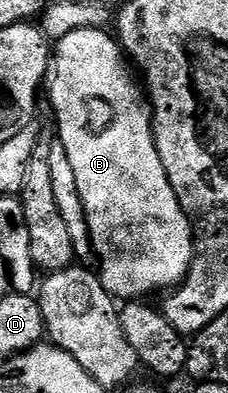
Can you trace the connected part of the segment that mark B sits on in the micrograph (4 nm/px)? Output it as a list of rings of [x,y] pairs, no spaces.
[[[86,27],[69,33],[54,44],[53,70],[49,75],[51,107],[59,122],[58,142],[63,144],[69,165],[73,165],[83,218],[87,221],[87,234],[91,237],[97,259],[99,255],[97,274],[107,292],[116,300],[135,301],[140,297],[151,297],[147,295],[154,291],[174,289],[187,278],[191,262],[195,259],[197,236],[191,218],[183,212],[177,193],[165,173],[165,165],[161,165],[151,108],[144,88],[137,82],[118,42],[112,36],[110,39],[107,33],[97,27]]]

